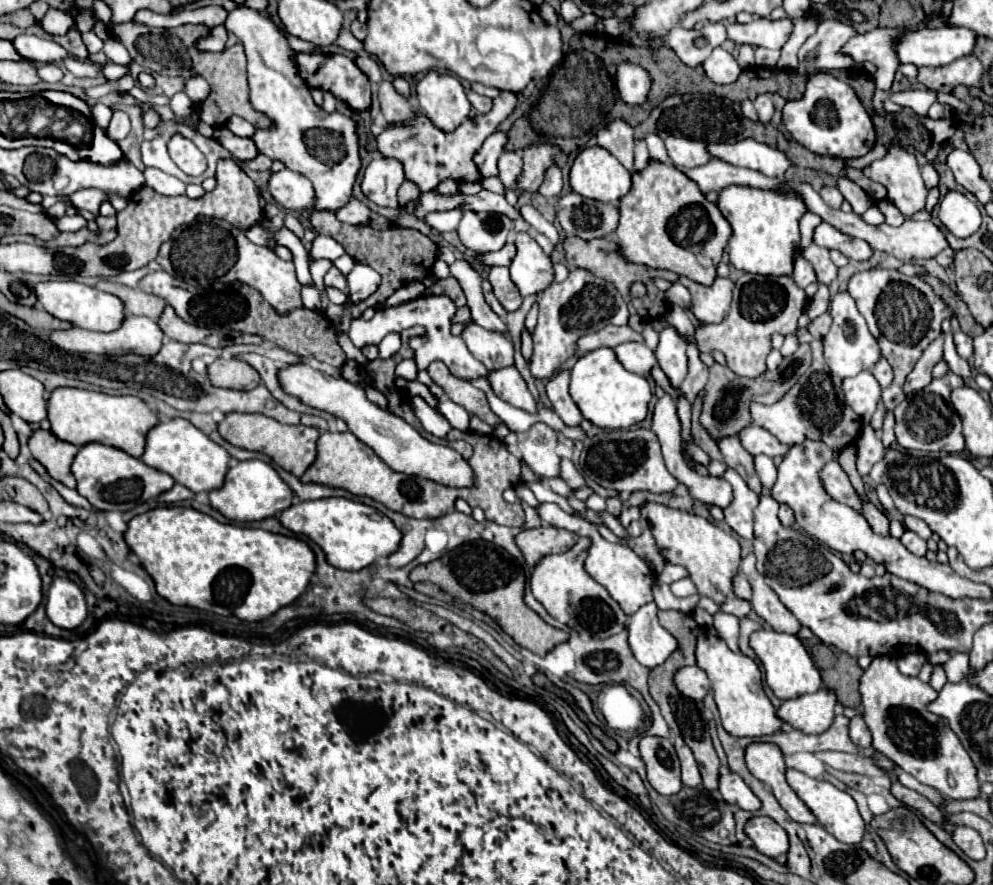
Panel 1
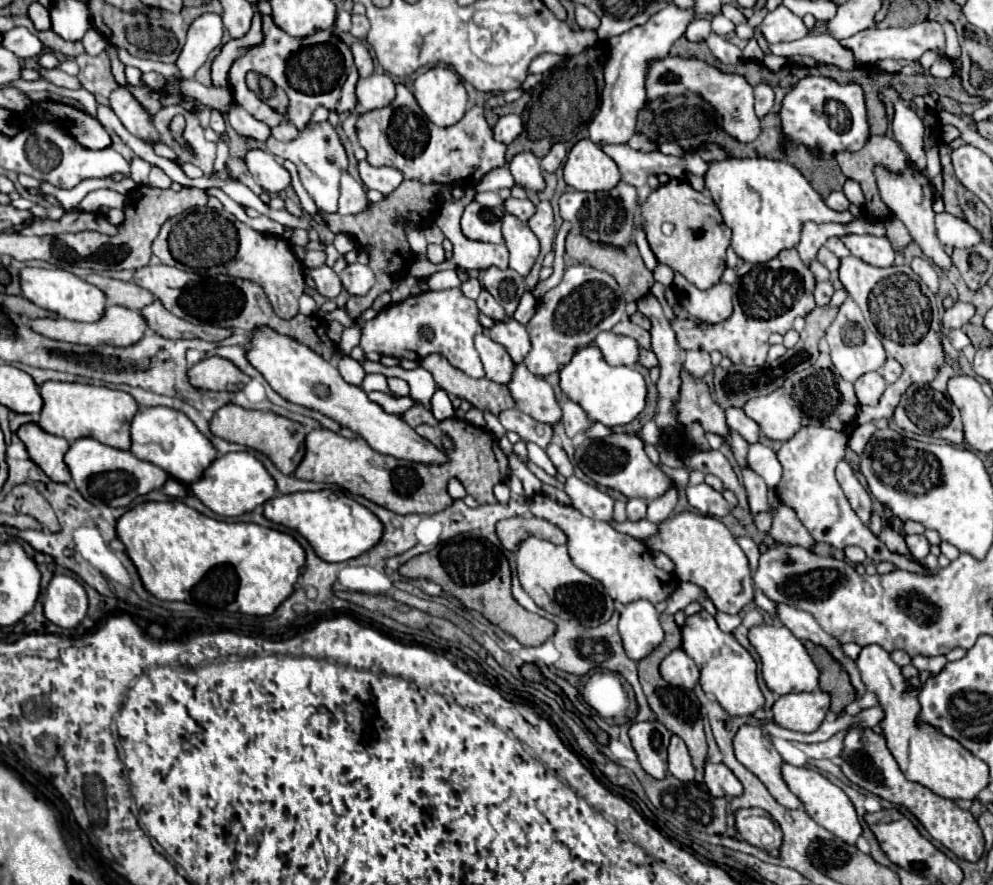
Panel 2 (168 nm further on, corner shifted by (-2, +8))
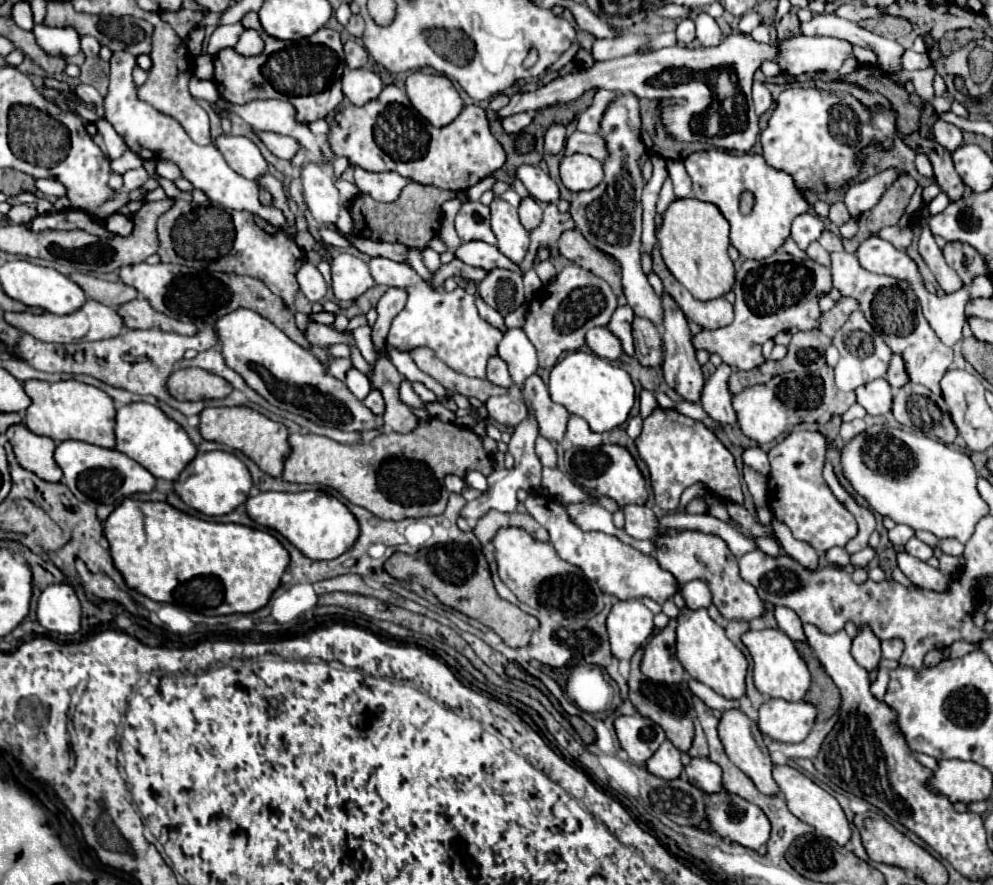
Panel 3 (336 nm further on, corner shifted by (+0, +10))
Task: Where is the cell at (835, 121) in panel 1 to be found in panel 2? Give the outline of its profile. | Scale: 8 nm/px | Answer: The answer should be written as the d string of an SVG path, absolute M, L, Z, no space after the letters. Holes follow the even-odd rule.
M806 76L782 100L782 134L792 146L806 146L822 154L860 150L870 132L866 122L864 94L858 84L838 84L832 78Z

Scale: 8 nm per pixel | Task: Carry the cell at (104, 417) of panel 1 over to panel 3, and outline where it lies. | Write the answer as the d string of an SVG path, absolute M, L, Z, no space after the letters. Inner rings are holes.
M28 380L24 382L26 394L32 398L32 406L26 410L24 424L40 436L48 436L56 442L64 440L82 440L88 444L104 446L104 448L116 448L116 406L114 400L100 388L82 384L76 380L66 382L42 382L42 380Z

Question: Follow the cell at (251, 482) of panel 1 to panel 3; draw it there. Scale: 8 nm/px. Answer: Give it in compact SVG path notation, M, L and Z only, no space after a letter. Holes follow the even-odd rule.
M204 452L198 454L174 482L176 494L194 510L206 516L224 516L244 504L250 496L254 482L248 466L232 452Z

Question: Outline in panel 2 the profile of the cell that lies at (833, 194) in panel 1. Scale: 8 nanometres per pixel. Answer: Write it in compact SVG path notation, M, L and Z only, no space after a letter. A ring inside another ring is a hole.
M832 192L832 194L826 198L826 204L828 204L832 210L836 210L836 212L844 212L844 210L850 208L850 202L848 202L848 198L844 196L844 192Z

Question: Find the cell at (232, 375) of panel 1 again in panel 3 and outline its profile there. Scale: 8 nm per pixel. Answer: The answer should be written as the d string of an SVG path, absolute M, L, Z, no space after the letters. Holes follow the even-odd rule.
M180 368L168 378L168 390L176 400L204 400L224 398L234 386L218 374L202 368Z

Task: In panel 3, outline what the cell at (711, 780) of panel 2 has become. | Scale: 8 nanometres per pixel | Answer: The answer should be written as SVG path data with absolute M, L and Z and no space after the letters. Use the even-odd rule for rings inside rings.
M692 758L686 766L684 766L684 772L688 776L688 780L704 790L706 794L714 794L714 792L720 792L724 786L722 786L722 770L716 762L708 760L708 758Z

